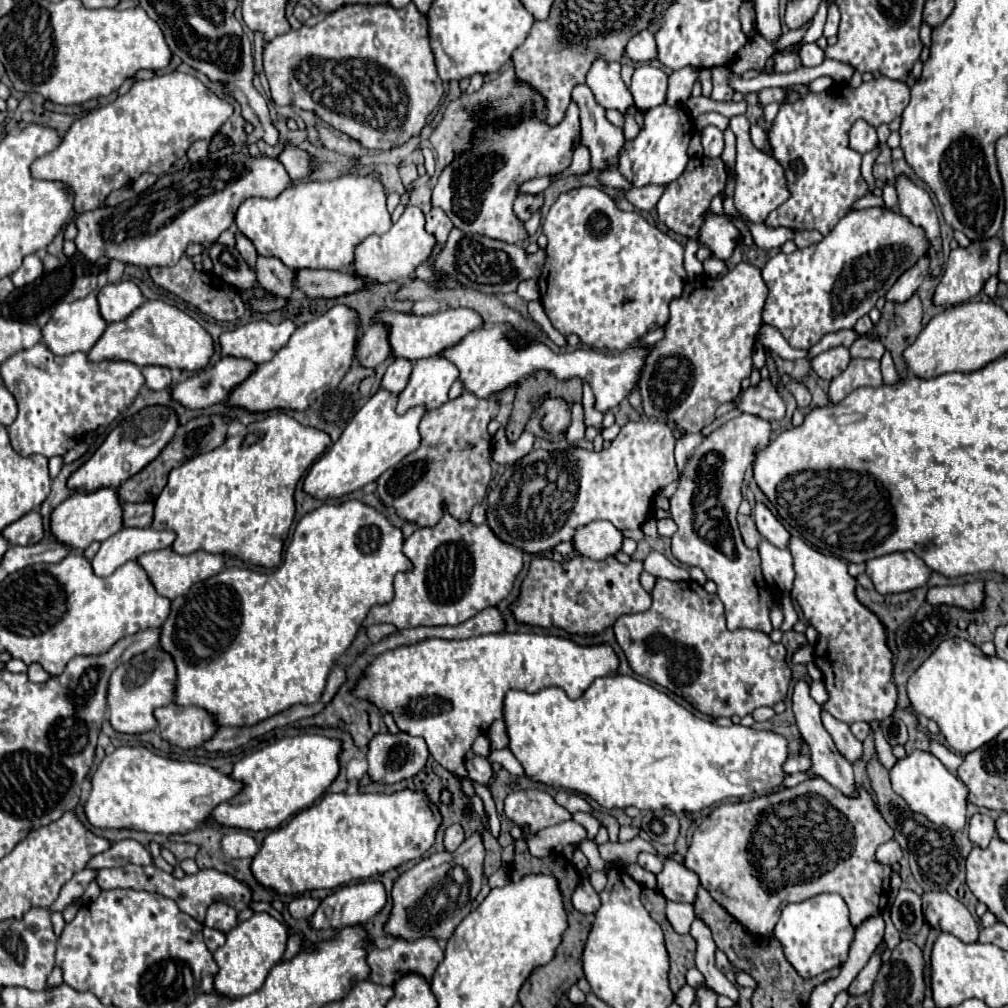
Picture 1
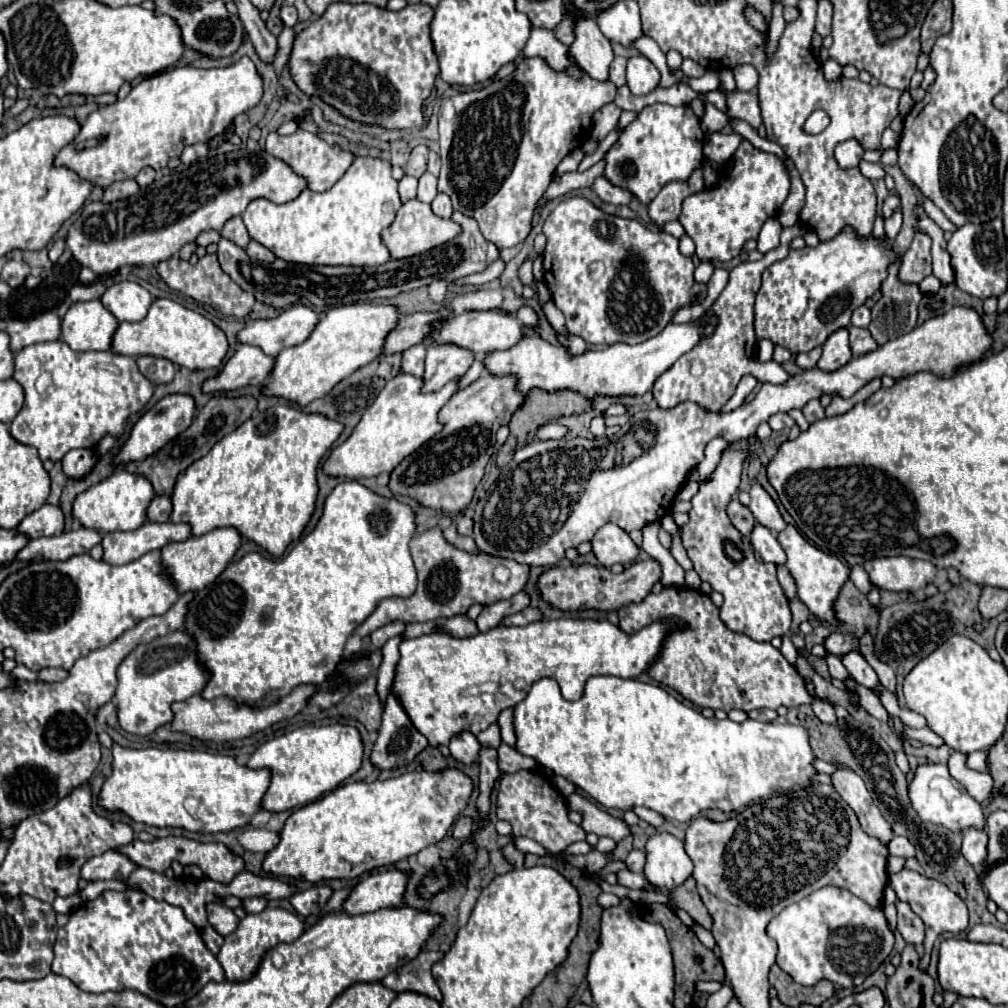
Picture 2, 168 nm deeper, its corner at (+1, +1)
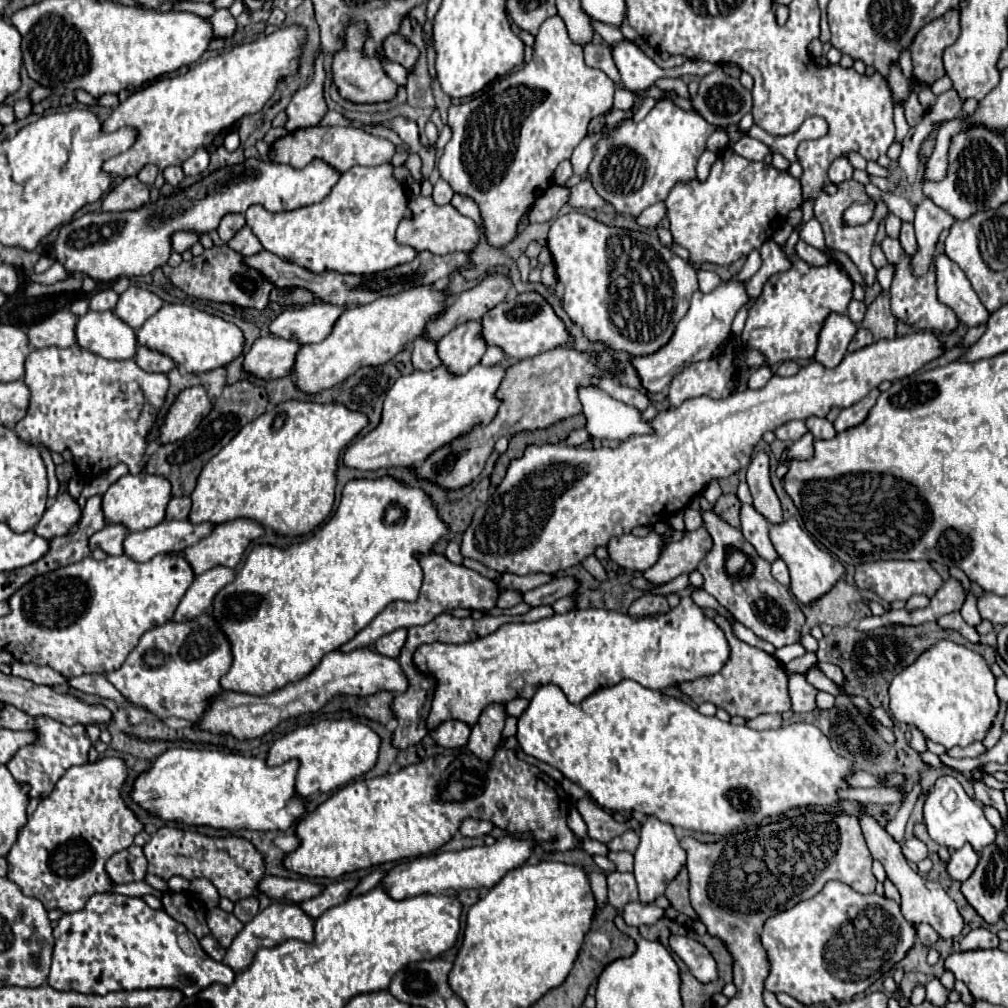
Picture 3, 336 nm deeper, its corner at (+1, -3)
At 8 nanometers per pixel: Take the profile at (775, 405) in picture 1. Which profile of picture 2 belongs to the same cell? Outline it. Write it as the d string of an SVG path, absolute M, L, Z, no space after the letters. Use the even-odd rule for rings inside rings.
M776 413L770 417L768 423L774 431L782 431L782 429L790 429L794 425L794 419L788 413Z

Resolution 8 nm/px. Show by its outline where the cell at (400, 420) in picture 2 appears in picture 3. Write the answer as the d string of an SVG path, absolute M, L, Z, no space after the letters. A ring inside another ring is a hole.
M480 363L460 377L450 375L444 367L402 375L386 393L378 427L346 447L344 465L360 471L418 467L426 455L450 443L450 439L464 435L478 423L492 421L498 409L498 399L494 393L502 377L504 369L500 365L482 367Z

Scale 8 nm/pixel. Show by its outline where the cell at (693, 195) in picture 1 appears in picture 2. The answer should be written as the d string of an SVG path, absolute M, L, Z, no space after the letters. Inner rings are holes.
M696 169L692 177L684 183L668 183L662 187L662 191L654 197L654 201L648 205L648 217L656 225L664 225L666 221L674 221L680 217L682 201L684 197L698 193L704 189L704 179L702 179L702 169Z

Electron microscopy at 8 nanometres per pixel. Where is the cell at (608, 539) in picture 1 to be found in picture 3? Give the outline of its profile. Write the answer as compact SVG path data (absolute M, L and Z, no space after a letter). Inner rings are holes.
M650 531L646 537L620 535L612 537L606 545L608 557L628 571L646 571L658 561L658 555L664 547L664 535Z

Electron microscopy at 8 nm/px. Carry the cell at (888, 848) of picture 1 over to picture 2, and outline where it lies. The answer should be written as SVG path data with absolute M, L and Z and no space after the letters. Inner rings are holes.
M894 837L888 845L888 853L898 855L898 857L914 857L916 847L906 837Z

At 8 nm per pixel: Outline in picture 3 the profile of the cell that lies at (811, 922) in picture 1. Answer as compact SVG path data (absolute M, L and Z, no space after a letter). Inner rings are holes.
M830 881L812 899L806 899L794 905L792 909L786 909L764 923L762 945L772 965L770 975L766 979L766 989L772 993L784 991L804 1005L830 1003L830 1001L848 1003L858 993L864 993L874 981L890 973L890 969L912 947L914 939L916 939L916 931L912 923L908 923L902 917L900 907L894 901L880 897L876 893L862 895L846 887L844 883Z

